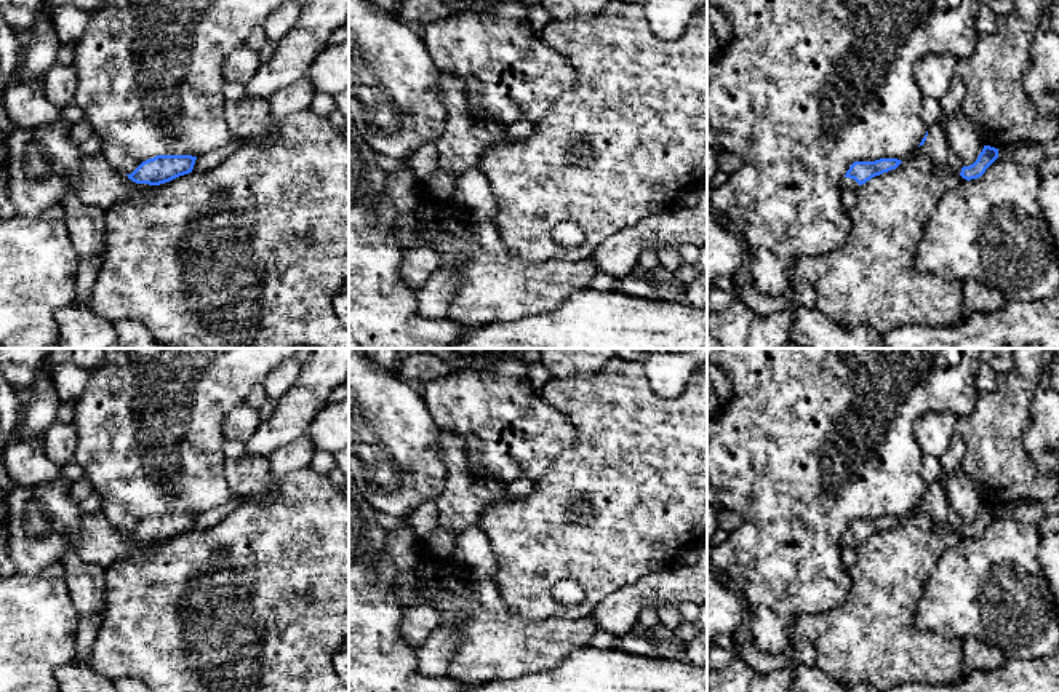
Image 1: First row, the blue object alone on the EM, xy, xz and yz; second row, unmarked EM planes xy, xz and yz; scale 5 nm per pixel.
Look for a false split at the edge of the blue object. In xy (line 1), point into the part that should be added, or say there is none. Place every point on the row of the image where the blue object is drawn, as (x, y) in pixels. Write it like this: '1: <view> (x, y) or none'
1: xy (101, 187)

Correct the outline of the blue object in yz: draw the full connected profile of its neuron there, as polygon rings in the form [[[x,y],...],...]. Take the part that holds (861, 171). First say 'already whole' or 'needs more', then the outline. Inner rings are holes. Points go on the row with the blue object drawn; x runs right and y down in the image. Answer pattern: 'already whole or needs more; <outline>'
needs more; [[[880,158],[875,161],[854,161],[841,179],[841,190],[856,190],[875,176],[896,169],[902,161],[897,158]]]

